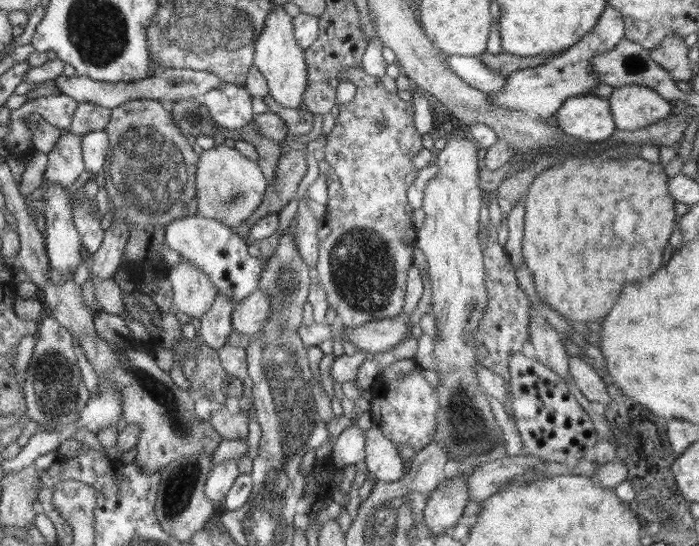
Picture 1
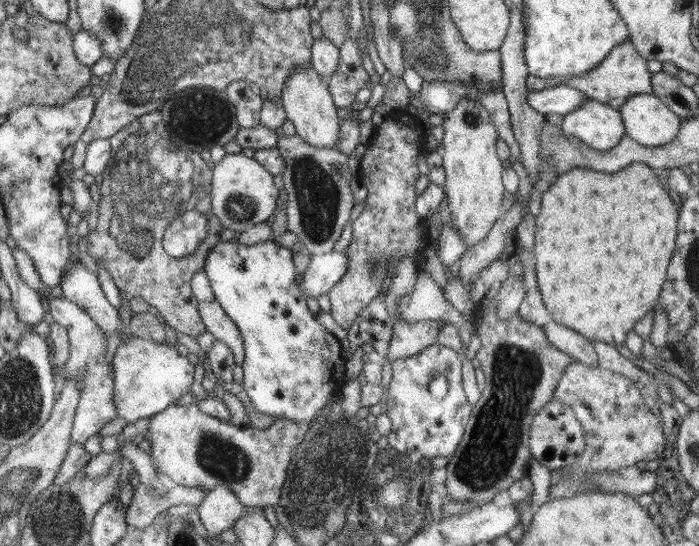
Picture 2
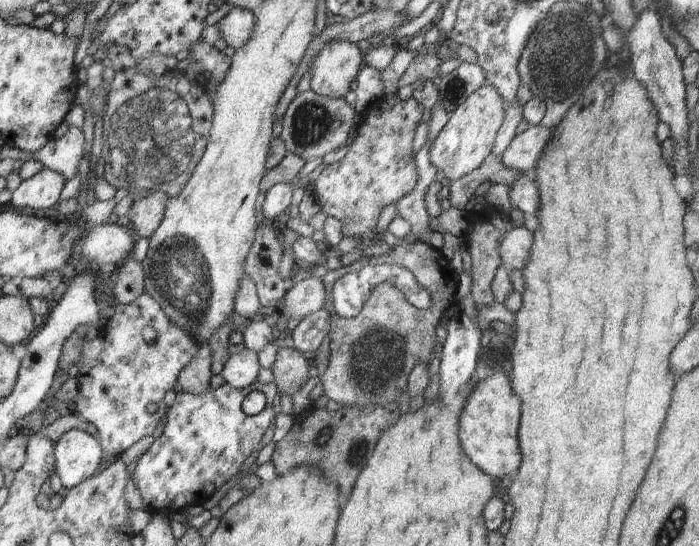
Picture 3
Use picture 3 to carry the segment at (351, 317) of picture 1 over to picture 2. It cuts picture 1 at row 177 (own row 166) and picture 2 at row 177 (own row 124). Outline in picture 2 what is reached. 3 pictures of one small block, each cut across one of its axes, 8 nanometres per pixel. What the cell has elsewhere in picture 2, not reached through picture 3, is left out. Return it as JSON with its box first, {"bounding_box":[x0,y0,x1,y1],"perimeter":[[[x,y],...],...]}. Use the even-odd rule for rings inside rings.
{"bounding_box":[328,115,429,330],"perimeter":[[[387,115],[380,125],[375,126],[374,134],[361,157],[357,176],[368,189],[364,209],[352,224],[352,241],[347,247],[349,260],[347,271],[328,292],[332,315],[336,324],[349,330],[360,312],[368,307],[382,290],[389,274],[395,275],[399,261],[405,256],[416,256],[429,245],[428,234],[421,229],[423,220],[415,211],[417,192],[415,184],[424,171],[423,156],[420,152],[420,134],[404,122],[396,122]]]}

